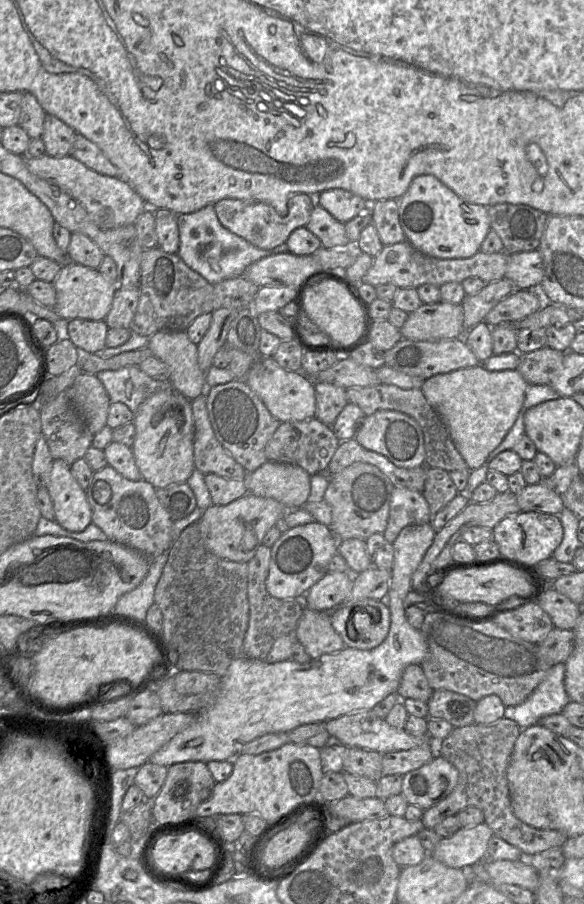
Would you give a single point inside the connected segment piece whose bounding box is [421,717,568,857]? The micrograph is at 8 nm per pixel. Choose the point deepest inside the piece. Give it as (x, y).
(481, 753)

